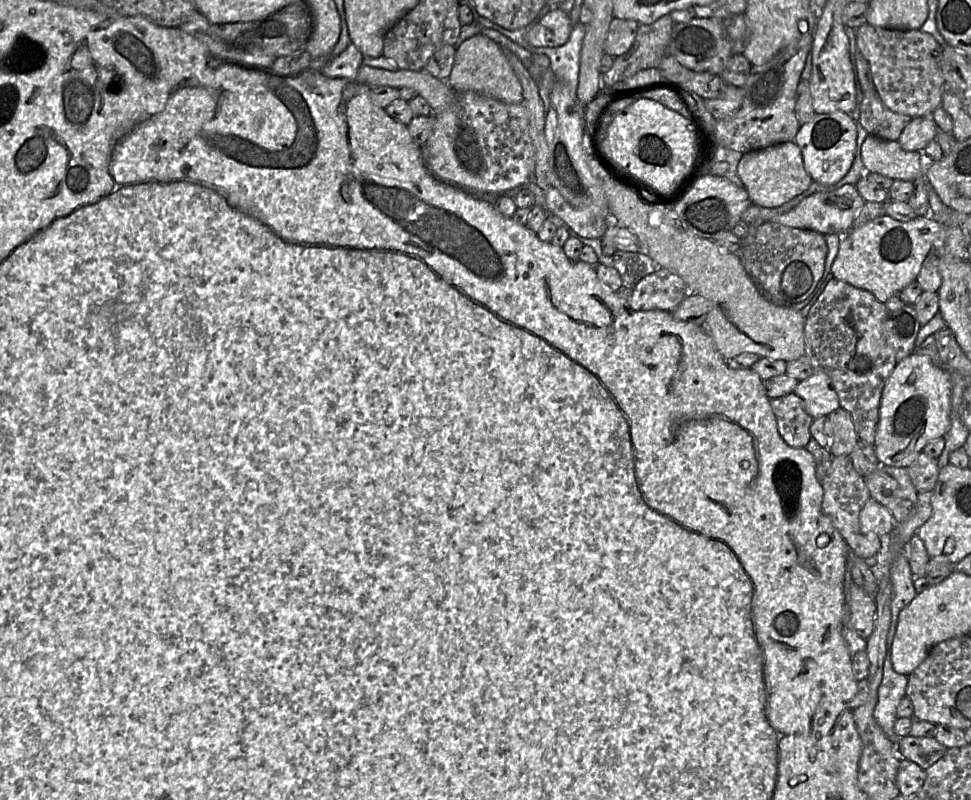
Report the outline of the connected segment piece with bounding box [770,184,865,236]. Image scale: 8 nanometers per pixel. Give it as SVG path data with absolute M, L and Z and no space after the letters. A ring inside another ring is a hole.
M845 184L841 188L828 193L816 193L803 199L792 210L773 217L770 221L798 229L818 232L822 235L844 235L853 227L854 220L860 213L865 201L855 185Z

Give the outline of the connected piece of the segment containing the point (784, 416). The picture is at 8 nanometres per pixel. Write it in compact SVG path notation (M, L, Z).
M794 392L771 399L778 431L791 447L805 448L812 438L810 426L813 418L806 412L805 403Z

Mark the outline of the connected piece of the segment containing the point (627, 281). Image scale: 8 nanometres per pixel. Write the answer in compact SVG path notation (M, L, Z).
M570 227L566 230L569 237L574 237L584 245L590 246L596 253L599 263L611 266L618 271L624 290L630 292L643 277L659 268L651 257L641 252L616 250L612 255L606 256L602 252L600 239L581 237Z

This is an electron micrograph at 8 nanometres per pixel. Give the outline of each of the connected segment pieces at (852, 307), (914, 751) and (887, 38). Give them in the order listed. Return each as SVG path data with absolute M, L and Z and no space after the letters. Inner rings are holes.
M832 278L805 318L805 356L814 372L823 372L832 380L840 408L851 415L859 443L867 446L874 446L882 392L898 362L883 333L883 324L888 313L885 304L879 302L869 291Z
M907 735L897 739L897 749L901 759L913 761L925 770L938 761L948 748L934 737Z
M868 23L855 30L856 46L870 66L874 87L893 112L911 118L931 116L941 106L944 78L940 69L941 46L921 30L894 30Z

